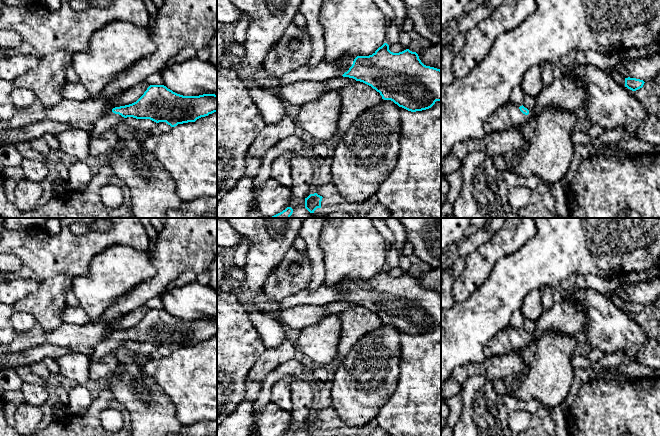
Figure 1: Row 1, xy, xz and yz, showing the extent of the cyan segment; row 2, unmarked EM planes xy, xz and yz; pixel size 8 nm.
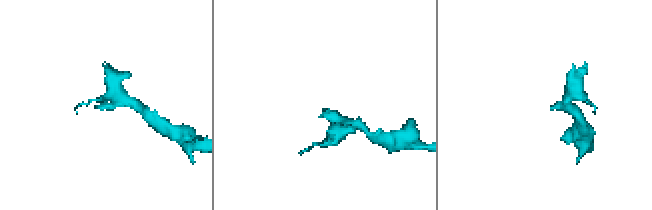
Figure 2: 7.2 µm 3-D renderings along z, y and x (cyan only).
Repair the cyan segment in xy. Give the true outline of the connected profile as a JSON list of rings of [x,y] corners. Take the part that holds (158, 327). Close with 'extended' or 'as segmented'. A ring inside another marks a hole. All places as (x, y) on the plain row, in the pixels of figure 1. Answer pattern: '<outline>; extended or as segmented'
[[[150,309],[134,327],[115,331],[106,336],[89,357],[99,360],[127,341],[150,343],[156,347],[166,346],[171,351],[195,346],[201,341],[217,336],[217,319],[183,320],[164,309]]]; extended

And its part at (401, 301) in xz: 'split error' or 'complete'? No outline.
split error

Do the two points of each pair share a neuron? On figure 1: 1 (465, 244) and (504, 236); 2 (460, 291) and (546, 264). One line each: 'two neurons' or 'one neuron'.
1: two neurons
2: two neurons

